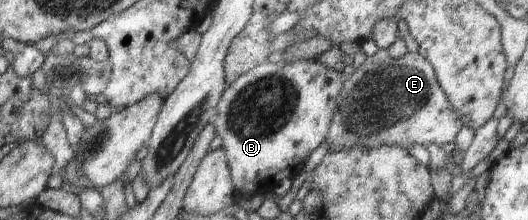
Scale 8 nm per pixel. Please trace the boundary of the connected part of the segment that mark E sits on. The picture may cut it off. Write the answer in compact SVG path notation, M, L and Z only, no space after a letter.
M379 49L373 56L366 58L364 64L347 77L336 102L336 111L326 136L328 152L340 152L346 148L366 148L374 150L380 146L400 146L407 153L415 145L426 146L430 143L444 147L454 143L458 132L463 128L458 112L454 112L447 101L435 76L434 68L419 53L408 52L401 58L391 58L386 49Z

